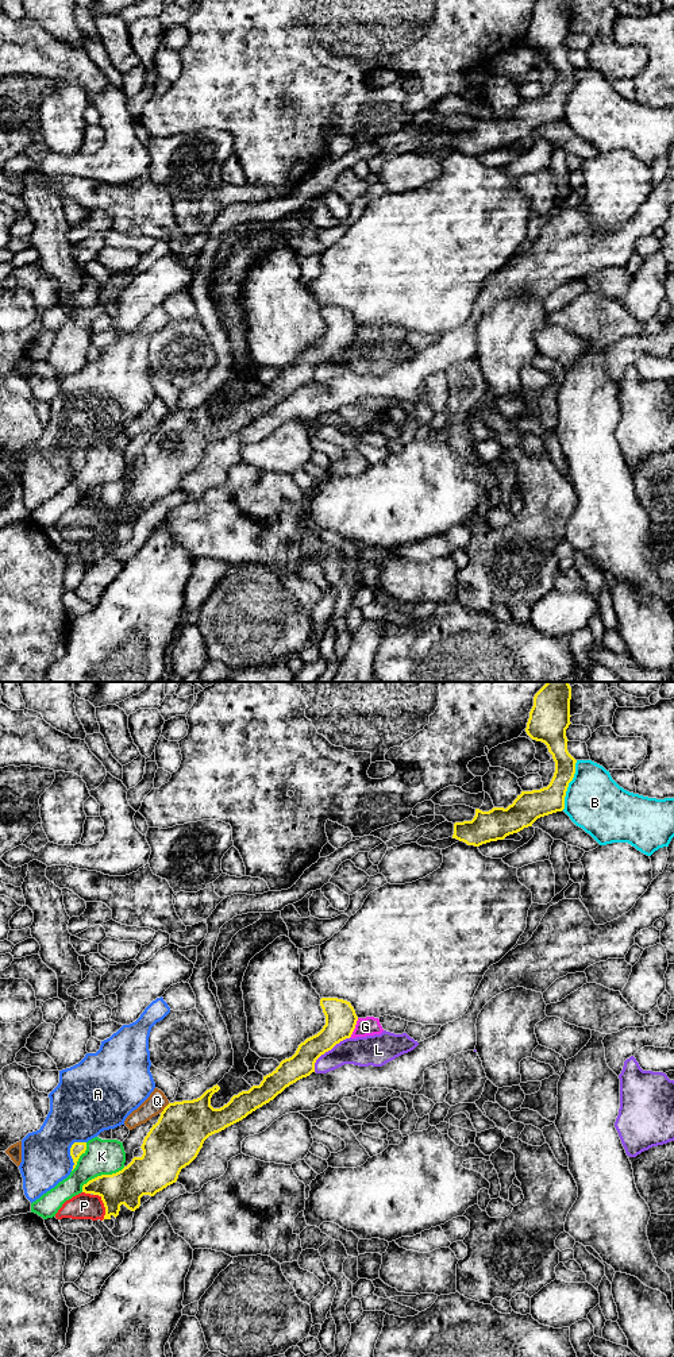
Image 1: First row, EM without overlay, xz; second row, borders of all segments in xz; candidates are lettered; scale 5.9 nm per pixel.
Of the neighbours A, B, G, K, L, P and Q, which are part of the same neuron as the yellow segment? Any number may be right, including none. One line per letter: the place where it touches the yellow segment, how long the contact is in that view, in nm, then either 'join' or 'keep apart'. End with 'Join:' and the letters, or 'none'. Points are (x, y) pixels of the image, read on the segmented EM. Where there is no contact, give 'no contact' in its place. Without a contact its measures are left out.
A: contact xz (70, 1151); length 200 nm; keep apart
B: contact xz (567, 785); length 300 nm; keep apart
G: contact xz (354, 1028); length 130 nm; keep apart
K: contact xz (101, 1175); length 300 nm; keep apart
L: contact xz (327, 1051); length 300 nm; keep apart
P: contact xz (104, 1206); length 170 nm; keep apart
Q: contact xz (164, 1109); length 80 nm; keep apart
Join: none

